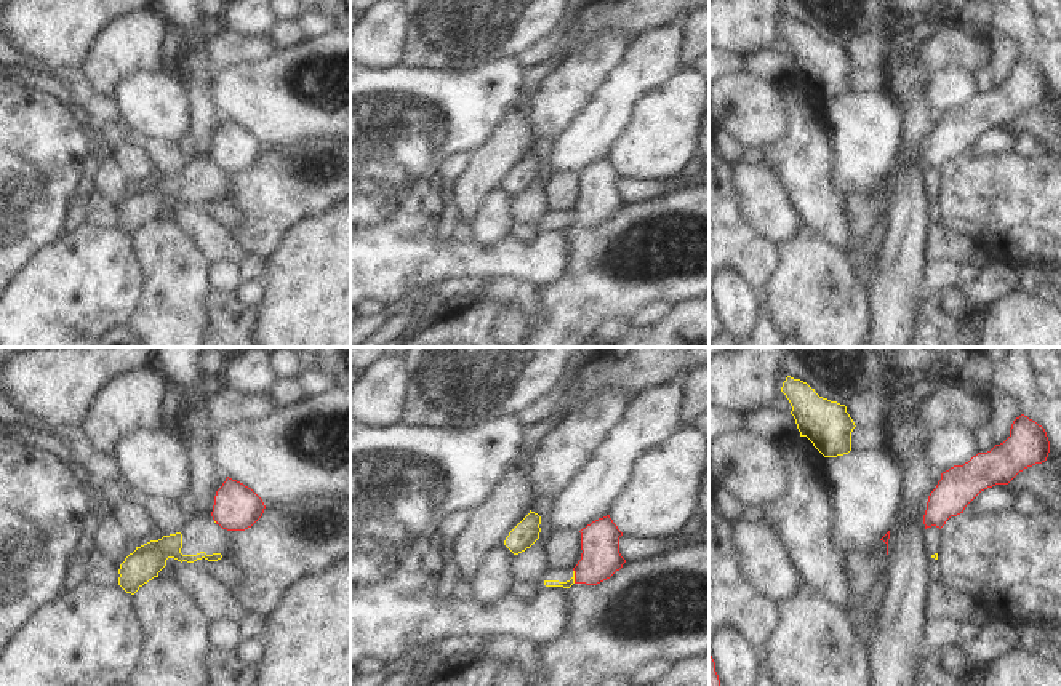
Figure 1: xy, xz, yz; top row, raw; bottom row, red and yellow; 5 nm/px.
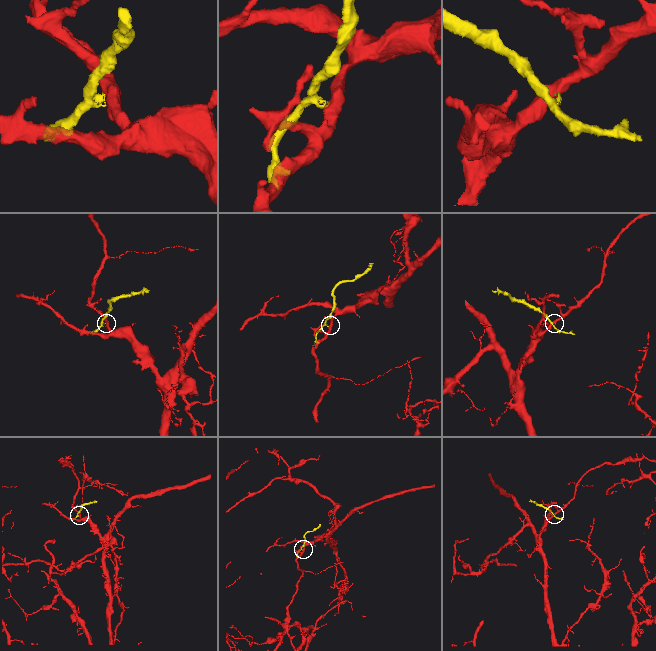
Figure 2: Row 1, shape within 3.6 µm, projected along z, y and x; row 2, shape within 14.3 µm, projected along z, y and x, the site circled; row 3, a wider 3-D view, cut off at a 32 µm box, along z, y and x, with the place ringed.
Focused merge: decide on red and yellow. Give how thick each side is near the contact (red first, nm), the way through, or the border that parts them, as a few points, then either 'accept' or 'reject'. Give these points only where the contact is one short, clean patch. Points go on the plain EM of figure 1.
200/40 nm | along xz (573, 211), (575, 224) | reject

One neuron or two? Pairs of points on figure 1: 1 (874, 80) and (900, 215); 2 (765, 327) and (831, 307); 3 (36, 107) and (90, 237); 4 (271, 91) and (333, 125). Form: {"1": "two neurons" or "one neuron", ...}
{"1": "two neurons", "2": "two neurons", "3": "two neurons", "4": "one neuron"}

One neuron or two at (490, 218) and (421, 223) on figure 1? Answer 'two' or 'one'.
two

